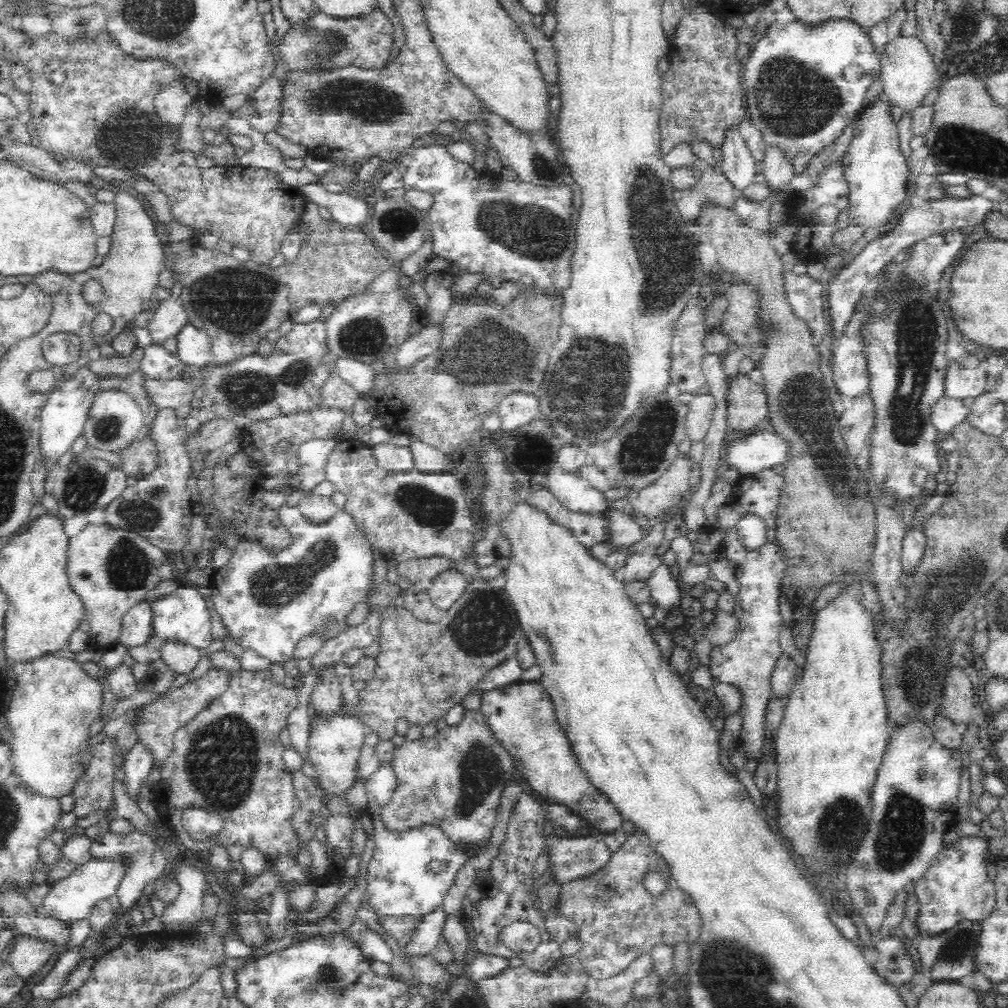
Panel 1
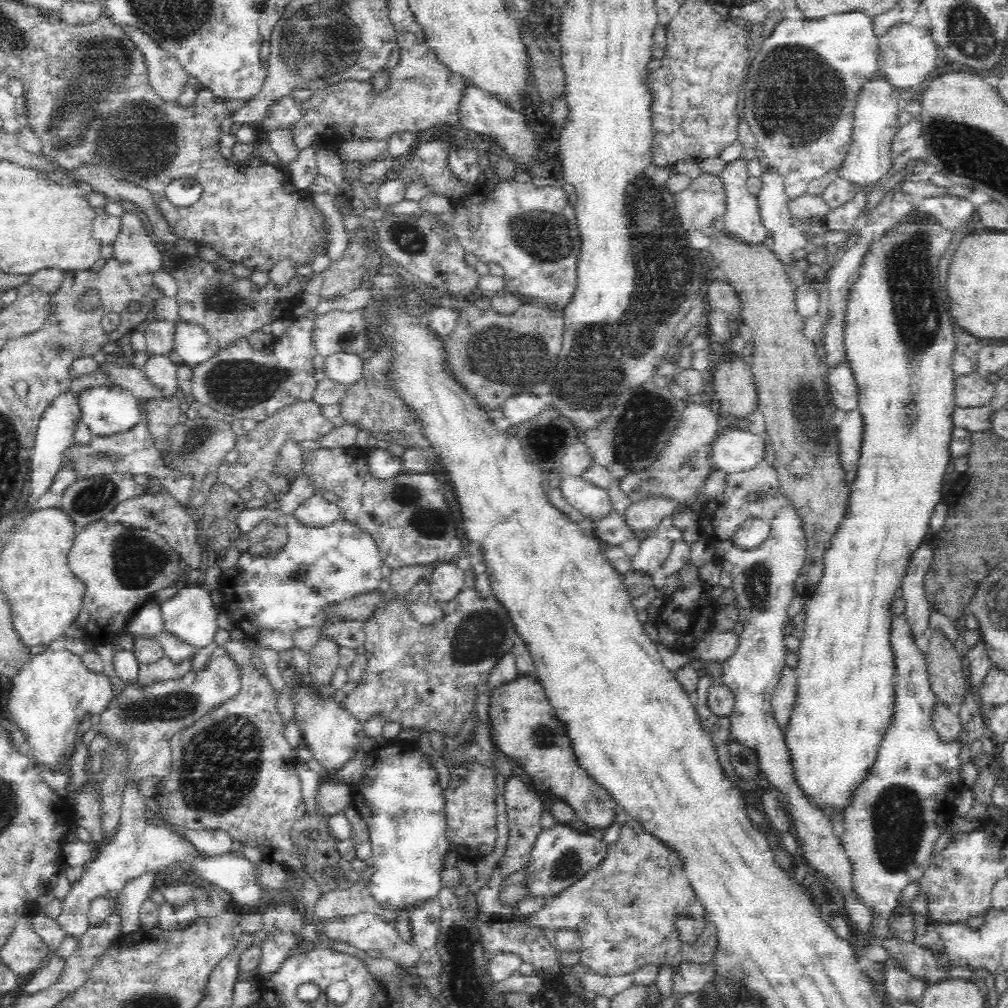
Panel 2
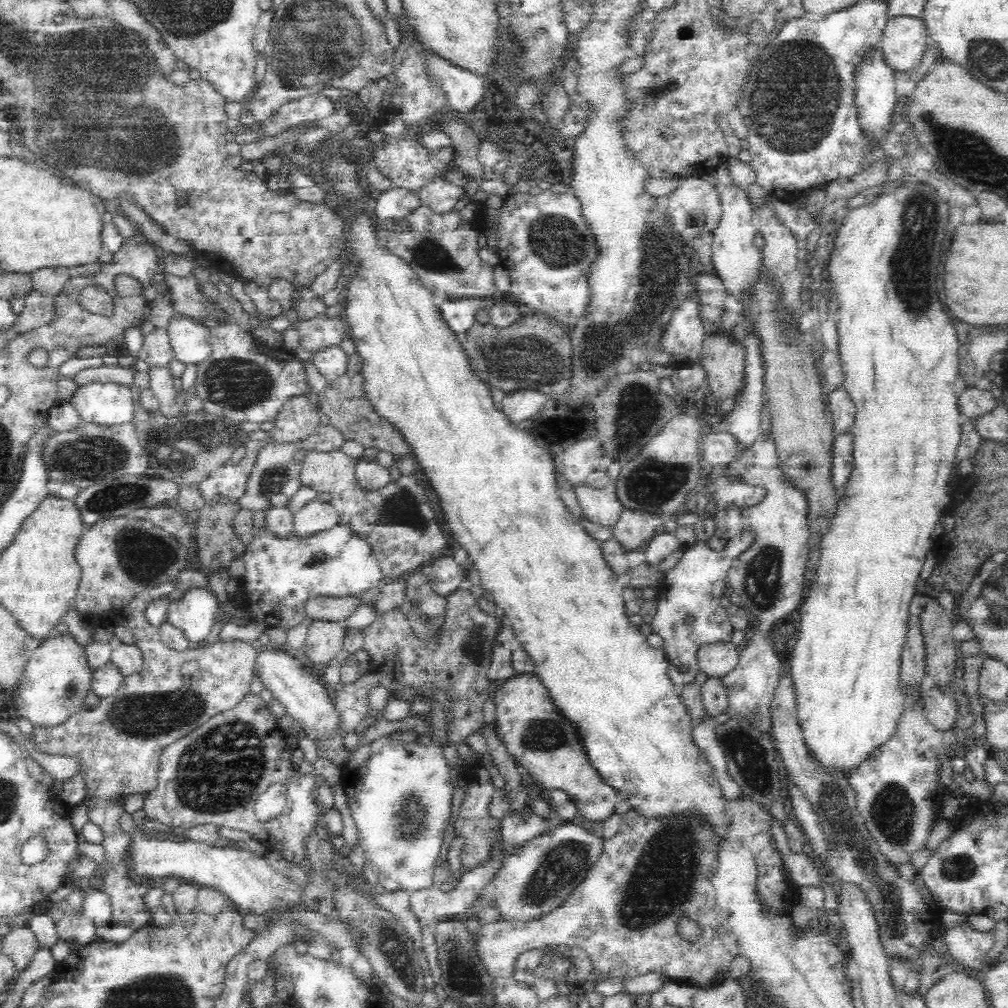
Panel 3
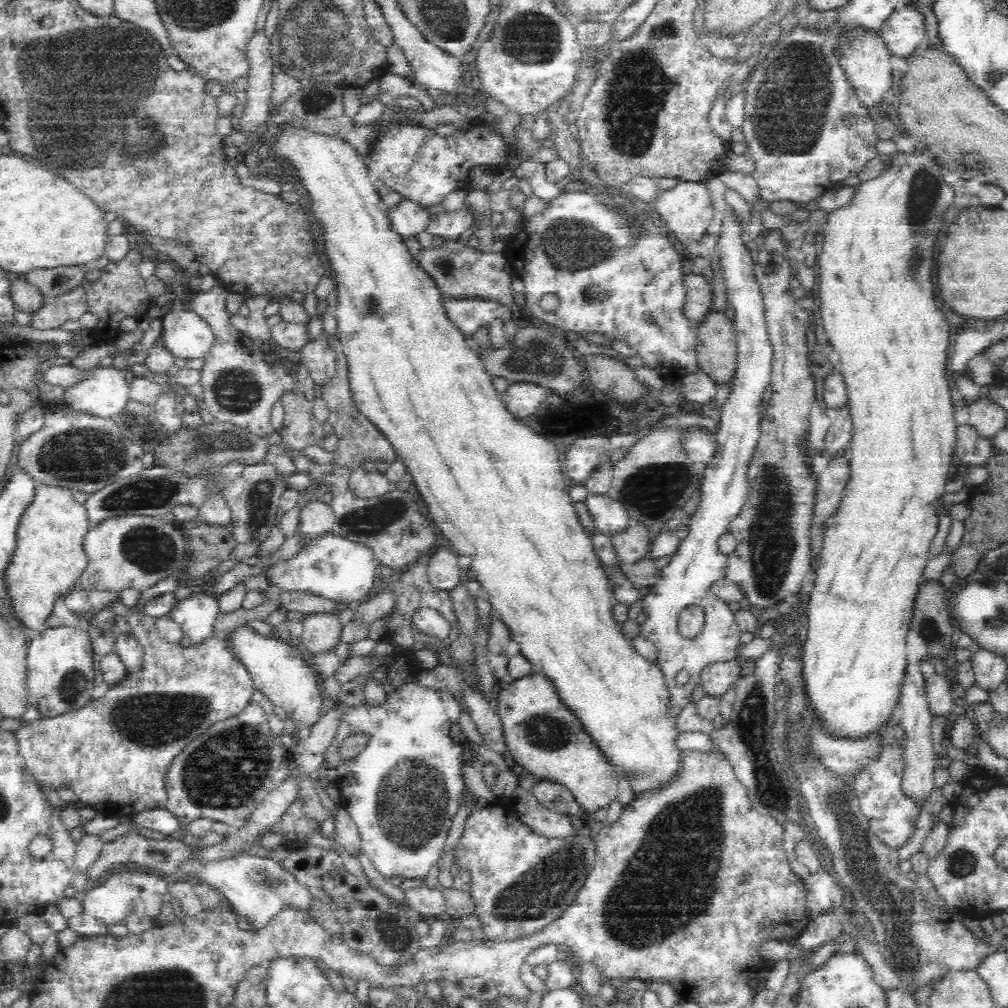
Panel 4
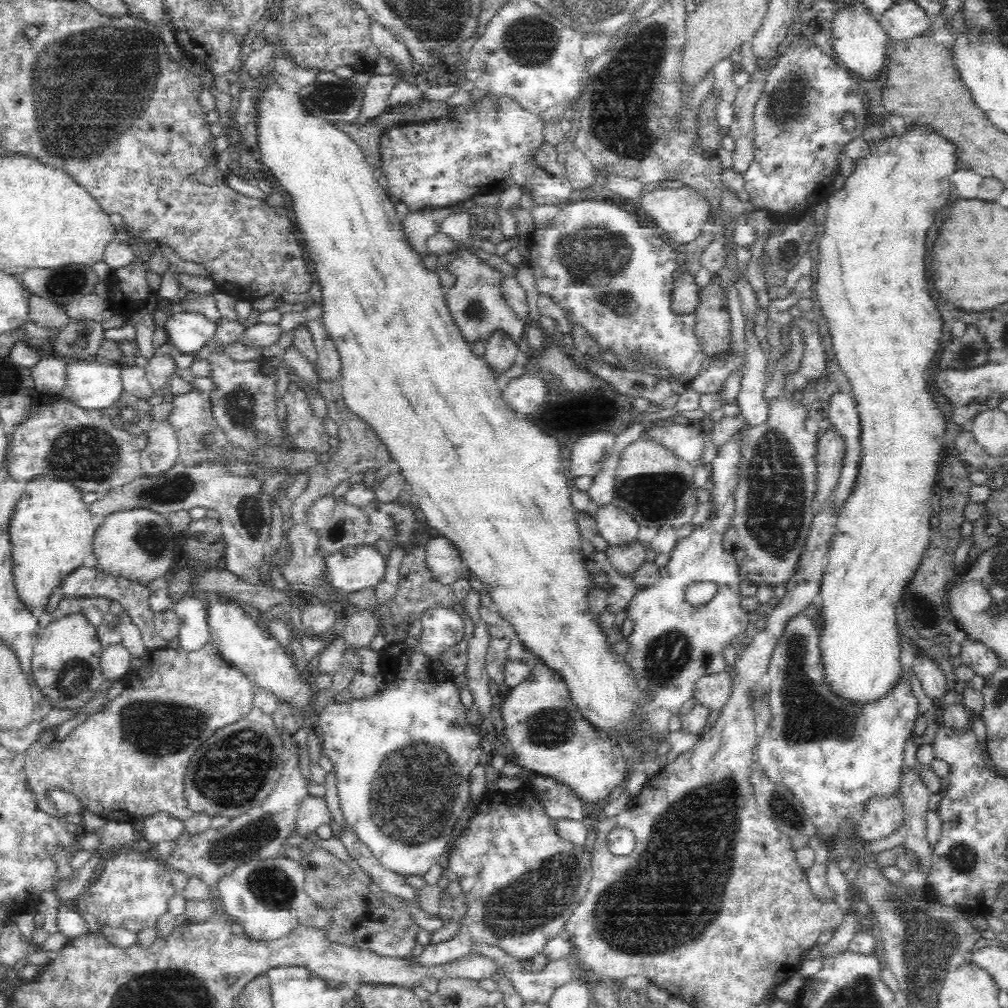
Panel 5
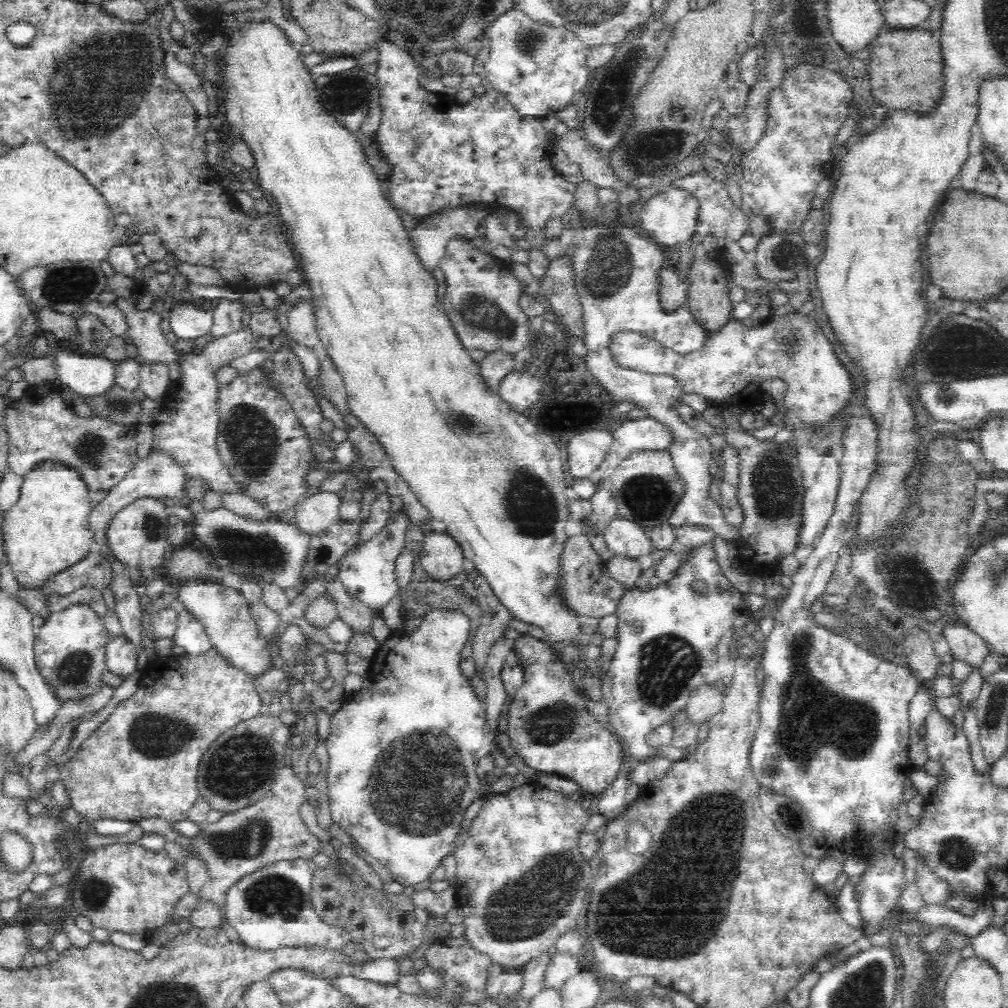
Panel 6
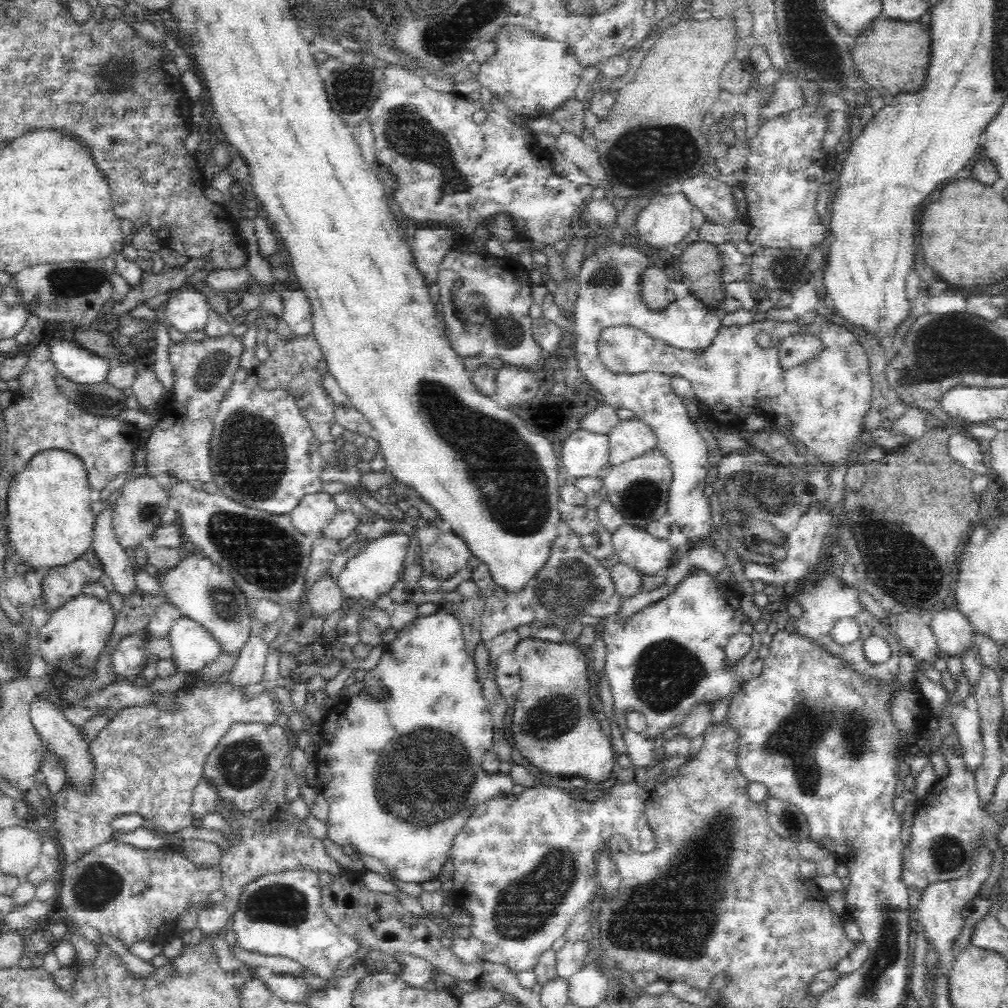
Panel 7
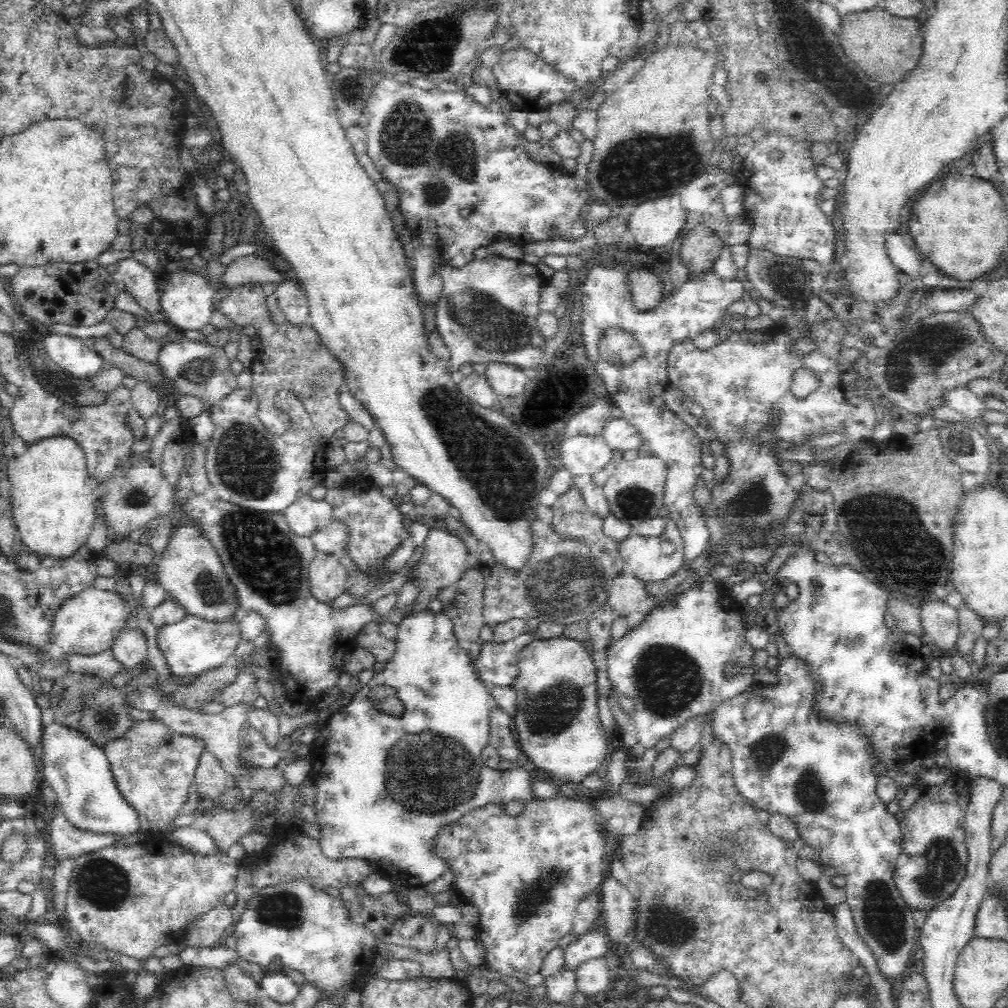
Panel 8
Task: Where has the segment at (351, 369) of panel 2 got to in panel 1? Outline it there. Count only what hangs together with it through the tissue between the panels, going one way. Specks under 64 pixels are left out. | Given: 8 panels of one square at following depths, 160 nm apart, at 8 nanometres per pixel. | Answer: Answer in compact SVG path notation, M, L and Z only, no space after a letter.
M339 357L335 361L335 373L344 379L360 396L370 394L376 375L372 366L350 358Z

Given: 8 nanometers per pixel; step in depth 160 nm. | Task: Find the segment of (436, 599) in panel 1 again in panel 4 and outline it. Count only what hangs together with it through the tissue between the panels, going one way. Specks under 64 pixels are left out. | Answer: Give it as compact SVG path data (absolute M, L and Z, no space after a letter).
M448 545L438 547L427 566L427 578L431 588L450 592L459 586L465 578L465 573L458 563L459 556L454 554Z

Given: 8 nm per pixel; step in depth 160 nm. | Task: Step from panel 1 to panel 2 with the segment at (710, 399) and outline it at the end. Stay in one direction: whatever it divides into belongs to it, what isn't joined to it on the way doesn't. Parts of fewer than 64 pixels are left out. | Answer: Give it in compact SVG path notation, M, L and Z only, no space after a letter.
M707 398L696 403L688 403L666 448L660 452L658 462L654 462L644 472L624 476L619 481L620 490L627 494L632 502L648 495L666 495L681 505L692 502L699 495L710 473L714 471L709 455L713 443L719 436L717 415L707 405Z

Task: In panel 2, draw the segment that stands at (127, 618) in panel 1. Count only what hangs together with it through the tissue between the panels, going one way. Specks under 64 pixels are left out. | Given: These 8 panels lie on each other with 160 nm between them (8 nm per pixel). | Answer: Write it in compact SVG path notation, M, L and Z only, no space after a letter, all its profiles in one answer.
M150 599L131 616L125 633L134 640L139 637L148 637L148 639L154 640L163 629L164 624L160 613L160 606Z

